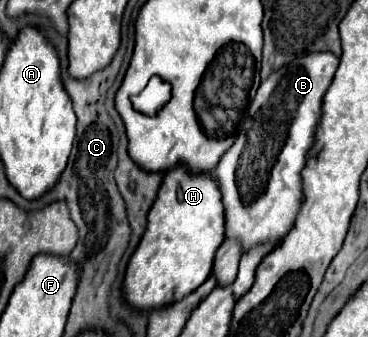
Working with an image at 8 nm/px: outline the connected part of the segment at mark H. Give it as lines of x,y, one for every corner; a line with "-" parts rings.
187,166
165,172
157,200
149,212
149,224
137,252
131,256
123,296
133,308
161,308
181,300
201,286
213,270
213,256
225,238
225,212
217,178
209,172
193,174

